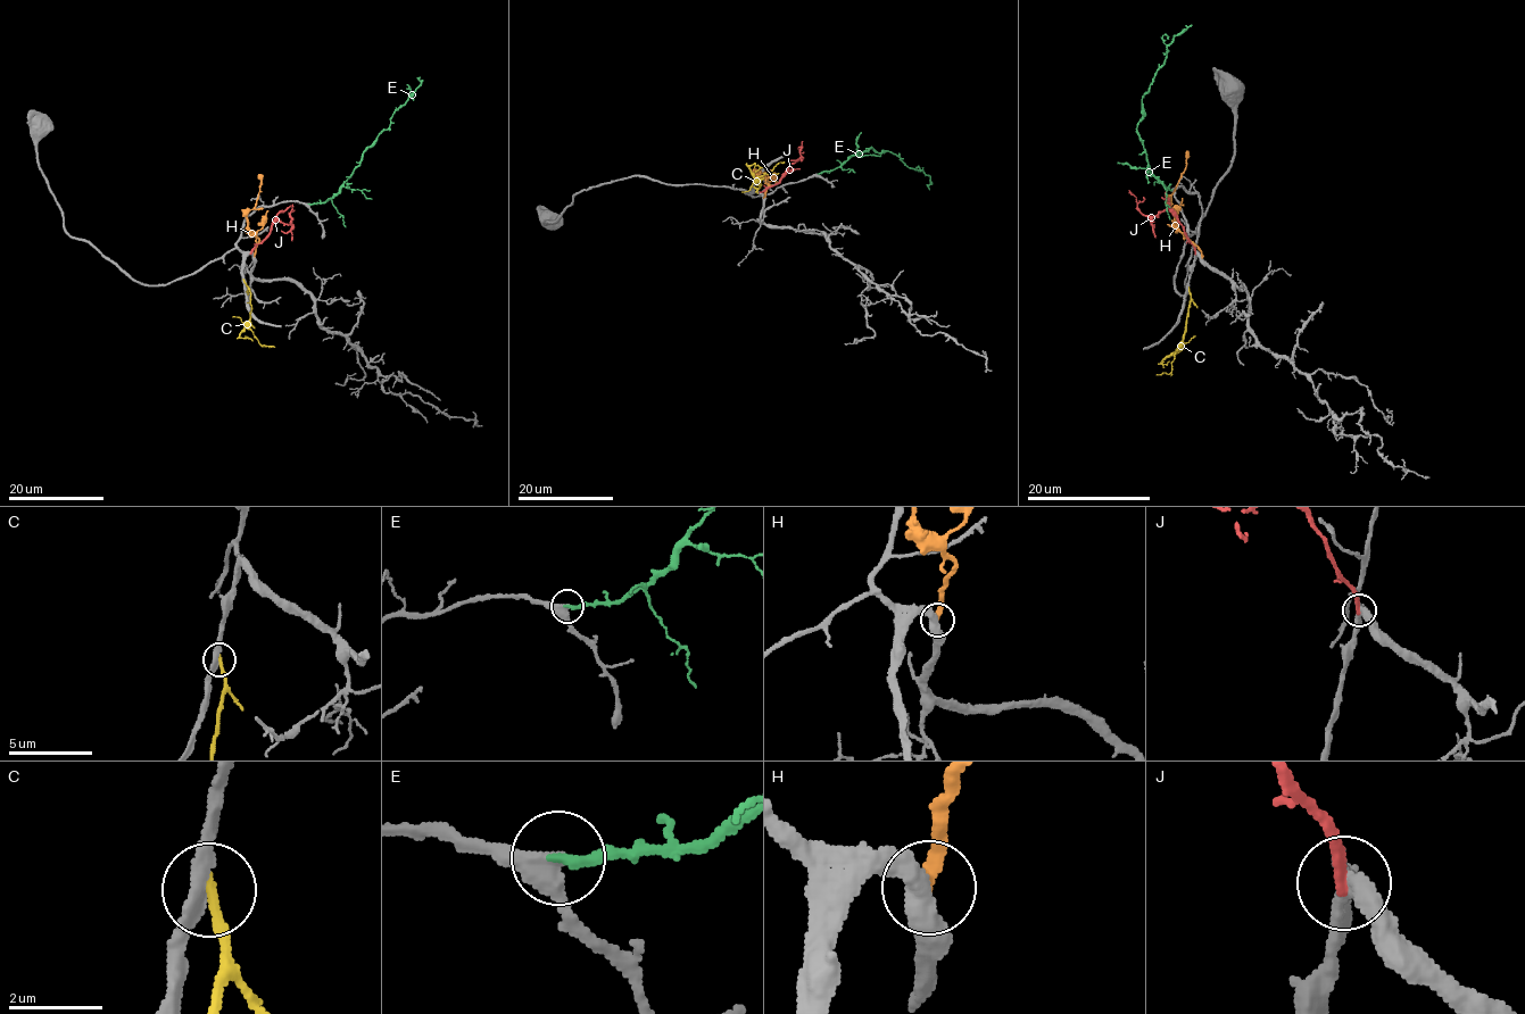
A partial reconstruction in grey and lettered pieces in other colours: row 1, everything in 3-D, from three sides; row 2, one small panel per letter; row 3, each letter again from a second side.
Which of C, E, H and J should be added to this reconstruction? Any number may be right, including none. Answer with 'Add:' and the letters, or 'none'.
Add: E

